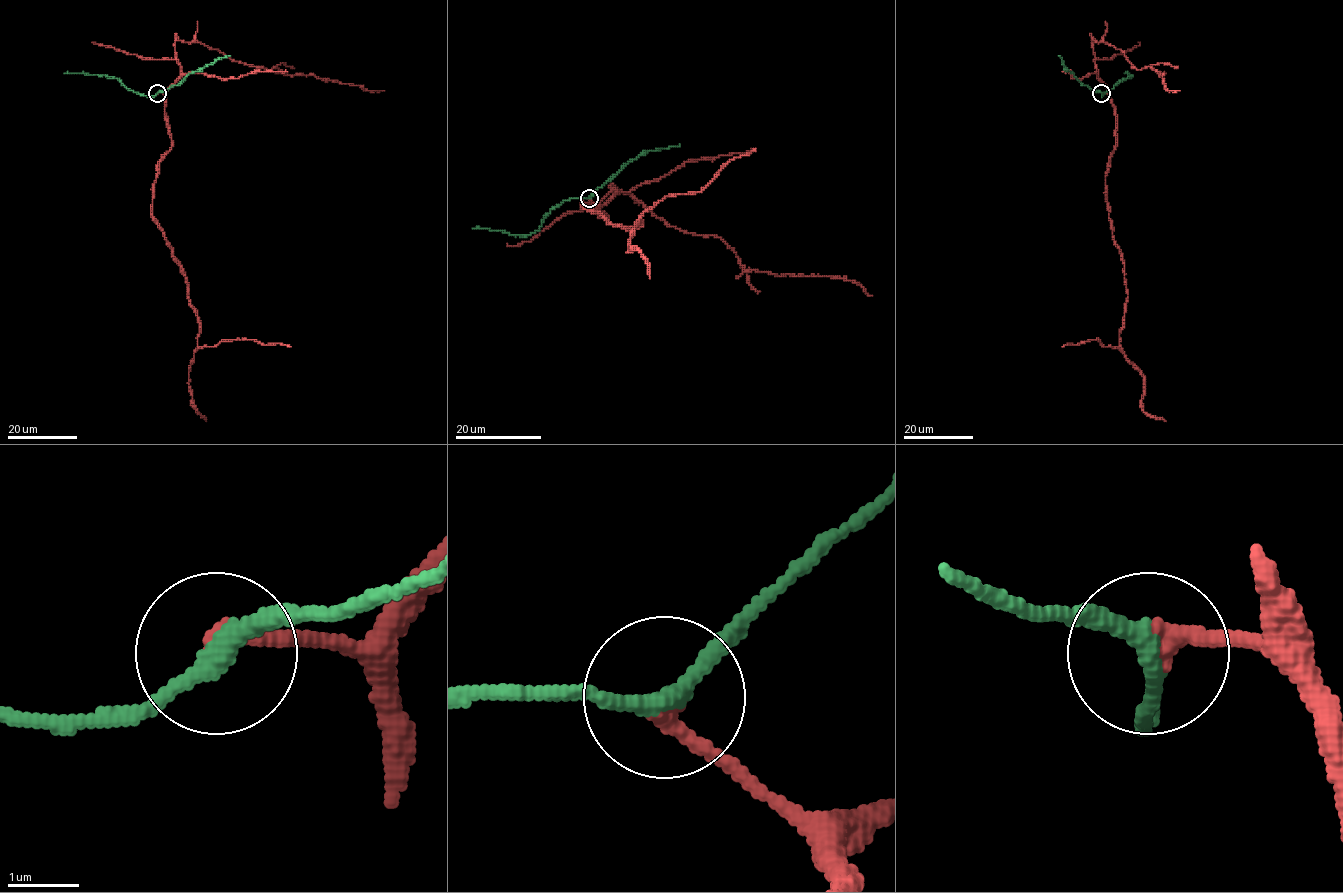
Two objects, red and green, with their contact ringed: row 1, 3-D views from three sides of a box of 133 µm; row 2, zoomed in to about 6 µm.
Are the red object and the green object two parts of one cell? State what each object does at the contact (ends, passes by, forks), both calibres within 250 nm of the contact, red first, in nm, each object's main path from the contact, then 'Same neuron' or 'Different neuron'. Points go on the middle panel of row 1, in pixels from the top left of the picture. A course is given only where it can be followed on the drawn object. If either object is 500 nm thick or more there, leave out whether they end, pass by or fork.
At the ring red ends. At the ring green passes by. Thickness 240 nm (red) against 280 nm. Course of red: (588, 198), (606, 215), (582, 206), (627, 230), (667, 195), (700, 192), (727, 163), (756, 149). Course of green: (588, 198), (566, 200), (551, 211), (539, 229), (525, 235), (472, 228). Same neuron

